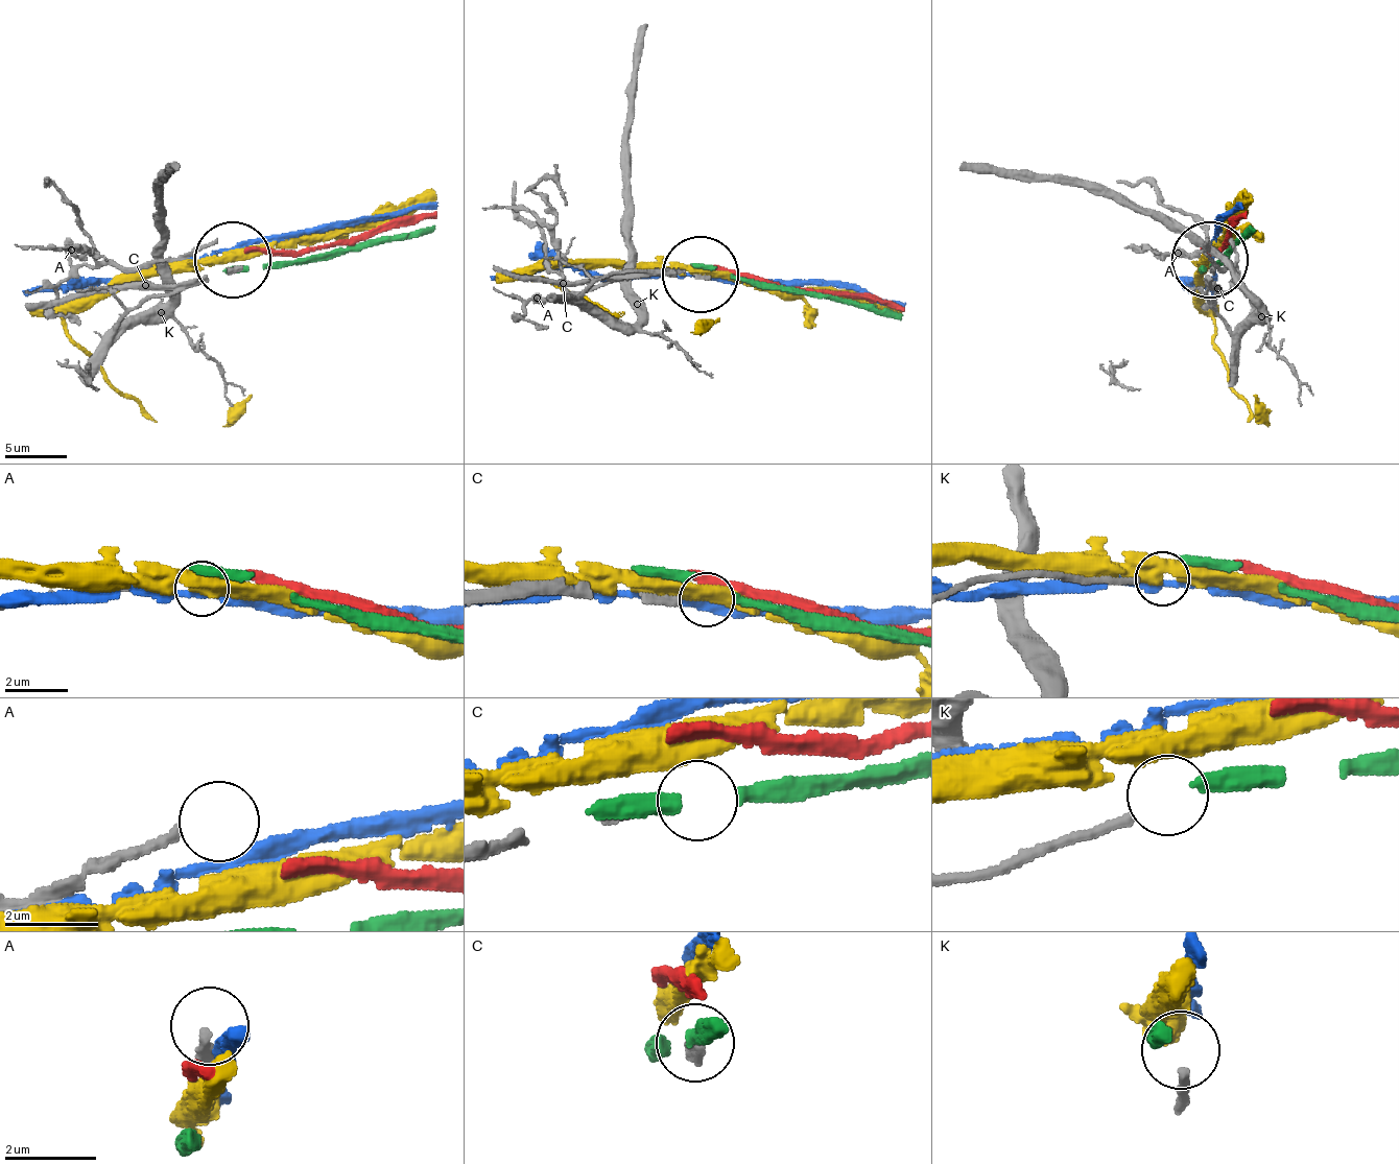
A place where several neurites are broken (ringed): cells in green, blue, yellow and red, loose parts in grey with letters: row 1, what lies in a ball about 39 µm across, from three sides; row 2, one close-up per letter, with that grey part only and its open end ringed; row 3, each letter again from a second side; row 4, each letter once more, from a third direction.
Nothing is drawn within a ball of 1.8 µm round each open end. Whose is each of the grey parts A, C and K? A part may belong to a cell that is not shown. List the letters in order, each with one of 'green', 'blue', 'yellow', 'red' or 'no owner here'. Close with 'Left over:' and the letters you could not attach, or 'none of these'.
A: no owner here
C: no owner here
K: no owner here
Left over: A, C, K

